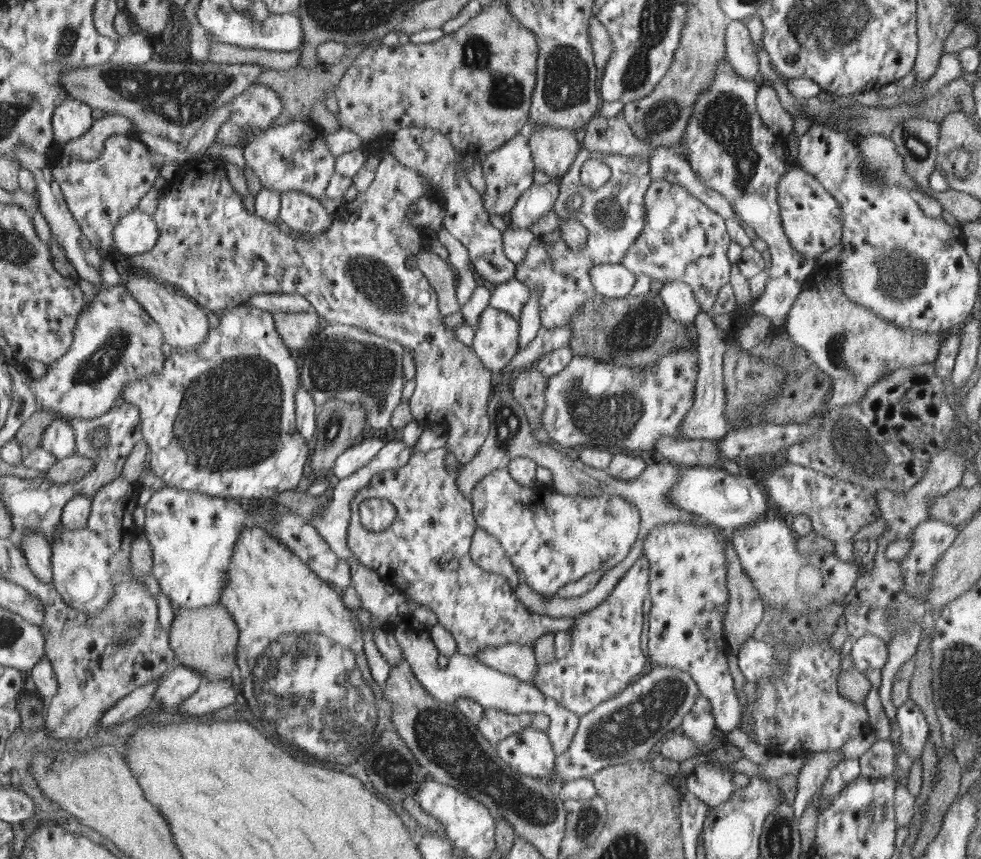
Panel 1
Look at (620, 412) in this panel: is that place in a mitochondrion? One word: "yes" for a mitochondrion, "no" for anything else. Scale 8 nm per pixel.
yes

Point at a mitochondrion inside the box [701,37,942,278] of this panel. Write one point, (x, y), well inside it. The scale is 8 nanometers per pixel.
(915, 145)

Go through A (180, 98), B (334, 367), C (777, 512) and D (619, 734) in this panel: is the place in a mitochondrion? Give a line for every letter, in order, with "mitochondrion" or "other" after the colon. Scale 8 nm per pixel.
A: mitochondrion
B: mitochondrion
C: other
D: mitochondrion

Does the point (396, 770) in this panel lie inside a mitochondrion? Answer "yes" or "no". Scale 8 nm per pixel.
yes

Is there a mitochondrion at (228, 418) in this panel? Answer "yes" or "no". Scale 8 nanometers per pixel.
yes

